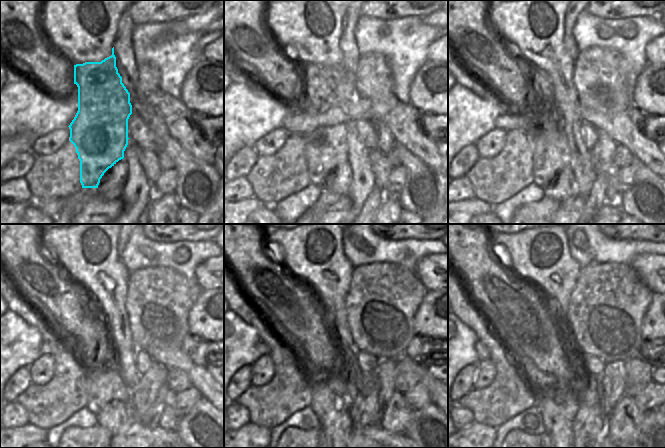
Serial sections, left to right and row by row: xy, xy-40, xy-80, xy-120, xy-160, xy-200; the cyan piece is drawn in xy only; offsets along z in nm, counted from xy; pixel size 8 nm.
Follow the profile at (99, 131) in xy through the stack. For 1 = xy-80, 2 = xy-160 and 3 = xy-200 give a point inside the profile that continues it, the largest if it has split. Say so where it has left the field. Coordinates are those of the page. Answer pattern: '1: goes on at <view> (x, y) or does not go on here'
1: goes on at xy-80 (540, 119)
2: goes on at xy-160 (327, 385)
3: goes on at xy-200 (547, 394)

